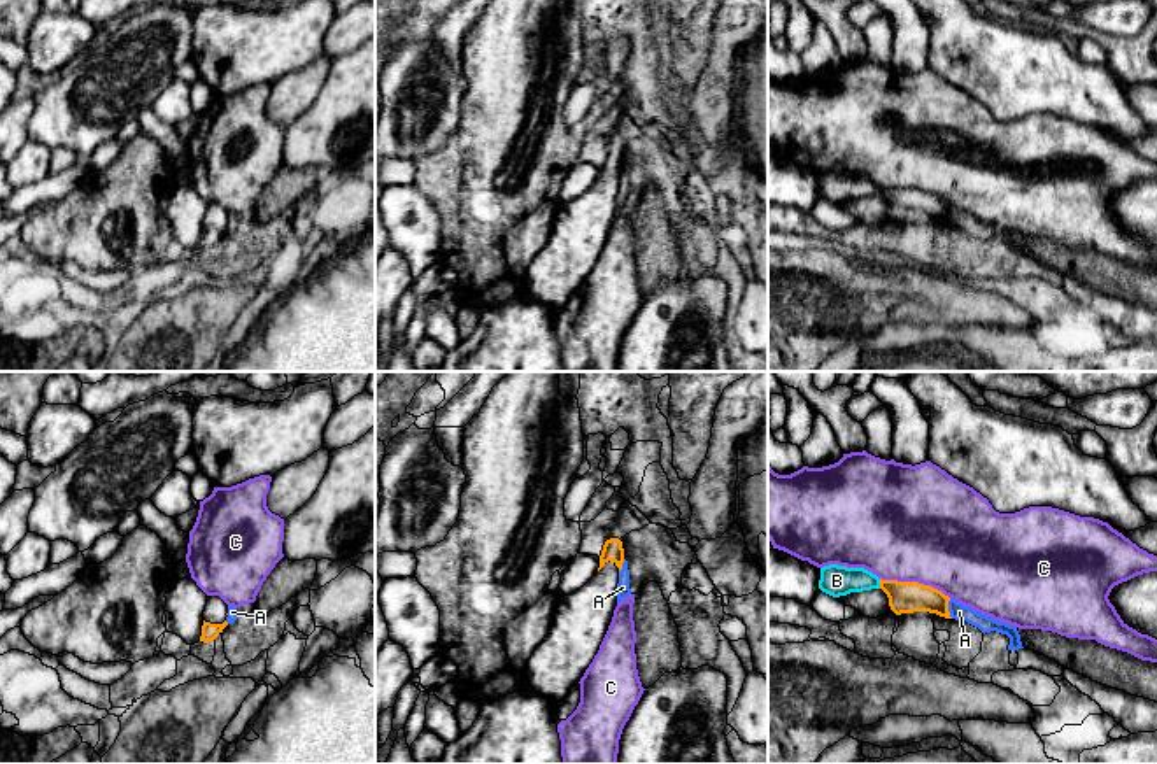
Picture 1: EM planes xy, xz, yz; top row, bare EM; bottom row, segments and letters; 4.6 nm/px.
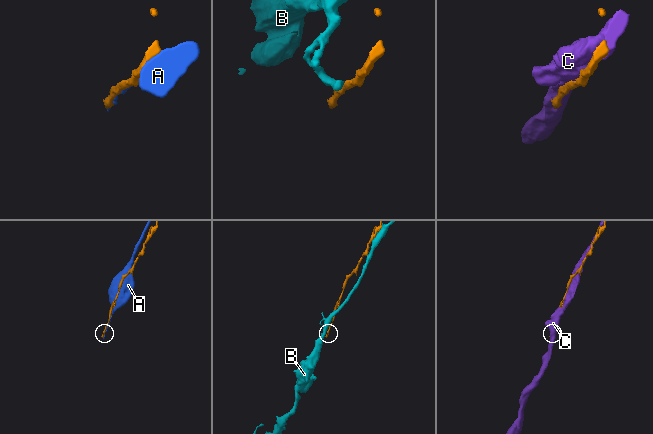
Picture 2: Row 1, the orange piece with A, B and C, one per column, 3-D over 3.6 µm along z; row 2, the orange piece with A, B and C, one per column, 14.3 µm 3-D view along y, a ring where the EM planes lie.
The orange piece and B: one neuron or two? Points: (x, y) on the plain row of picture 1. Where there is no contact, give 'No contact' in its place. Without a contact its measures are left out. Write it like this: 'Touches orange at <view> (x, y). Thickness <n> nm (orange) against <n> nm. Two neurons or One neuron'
Touches orange at yz (880, 191). Thickness 140 nm (orange) against 140 nm. Two neurons

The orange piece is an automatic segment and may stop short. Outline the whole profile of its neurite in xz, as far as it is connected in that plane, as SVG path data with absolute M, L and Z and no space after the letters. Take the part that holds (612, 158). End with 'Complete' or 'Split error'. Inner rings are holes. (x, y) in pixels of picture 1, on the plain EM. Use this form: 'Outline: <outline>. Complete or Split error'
Outline: M607 147L594 184L559 207L549 242L528 268L528 287L538 301L559 310L584 284L612 230L622 170L622 149Z. Split error

